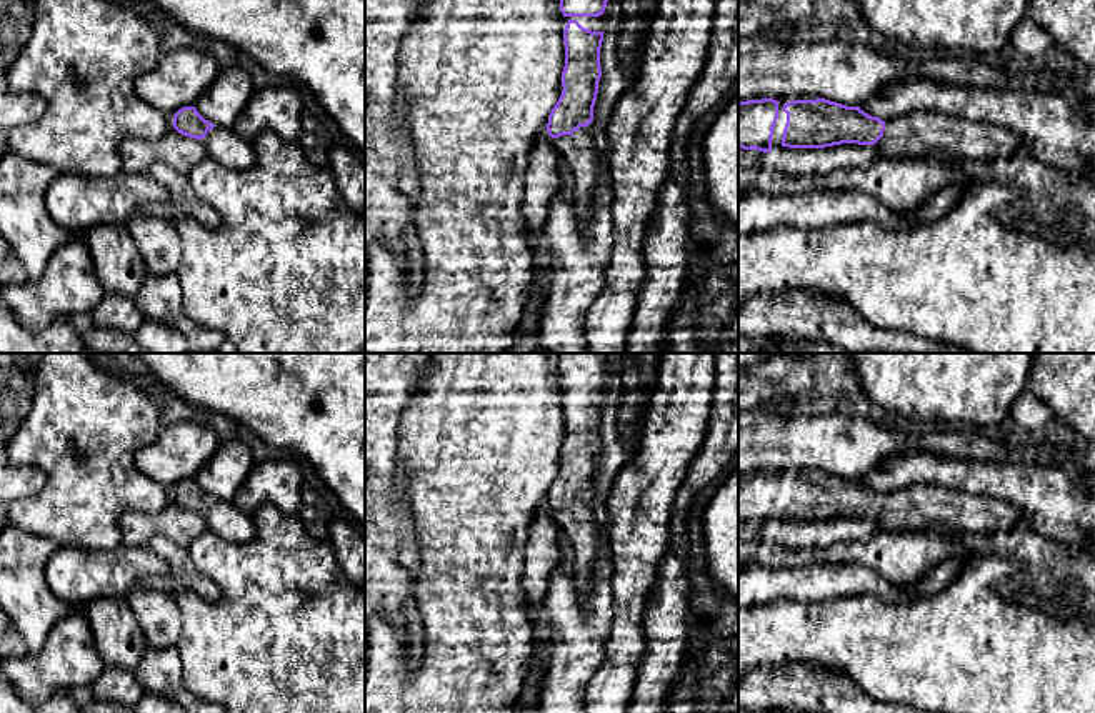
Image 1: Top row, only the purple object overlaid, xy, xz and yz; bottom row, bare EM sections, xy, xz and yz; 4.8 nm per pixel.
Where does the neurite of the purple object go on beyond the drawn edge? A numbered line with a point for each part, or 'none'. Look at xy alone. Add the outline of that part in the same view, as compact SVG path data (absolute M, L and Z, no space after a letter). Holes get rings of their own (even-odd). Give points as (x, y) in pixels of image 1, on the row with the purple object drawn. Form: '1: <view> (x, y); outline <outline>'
1: xy (222, 145); outline M213 123L213 128L200 142L210 158L230 168L245 170L257 162L252 143L237 137L232 128Z

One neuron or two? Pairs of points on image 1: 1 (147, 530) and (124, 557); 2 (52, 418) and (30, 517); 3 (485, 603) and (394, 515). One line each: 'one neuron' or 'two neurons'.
1: two neurons
2: one neuron
3: two neurons

